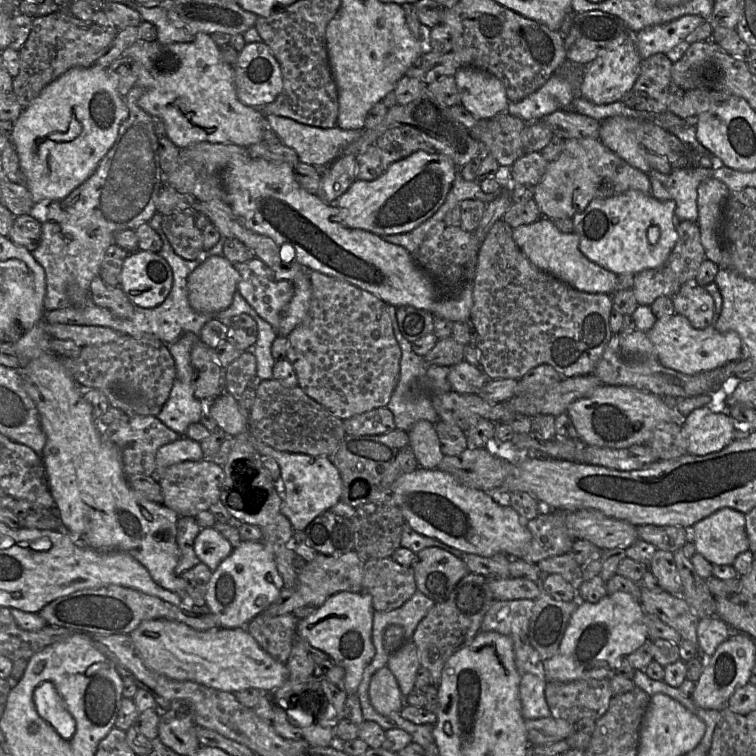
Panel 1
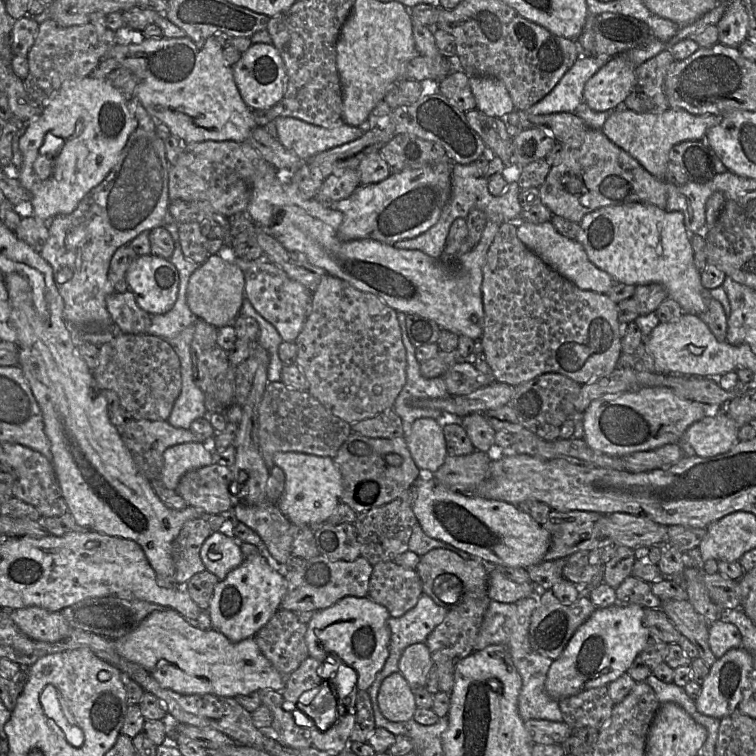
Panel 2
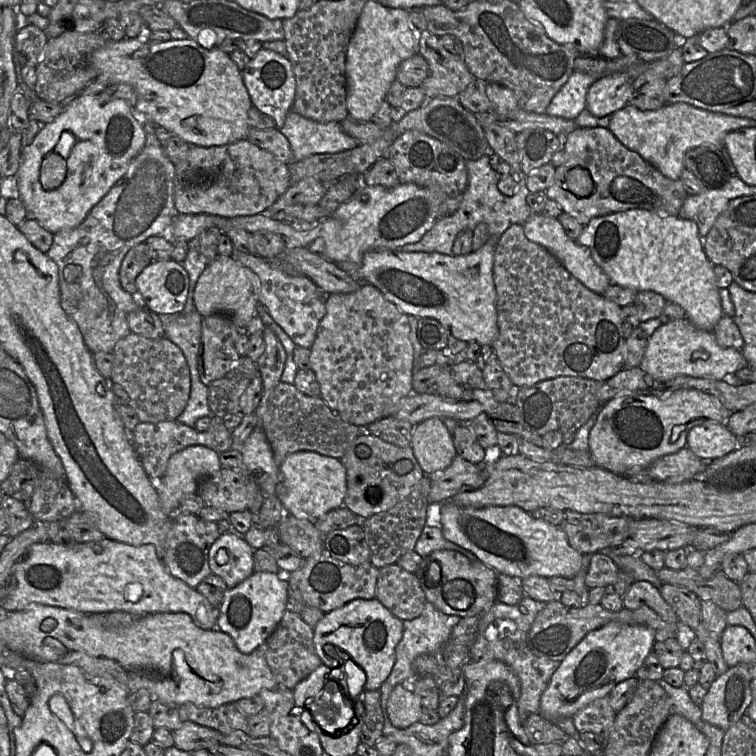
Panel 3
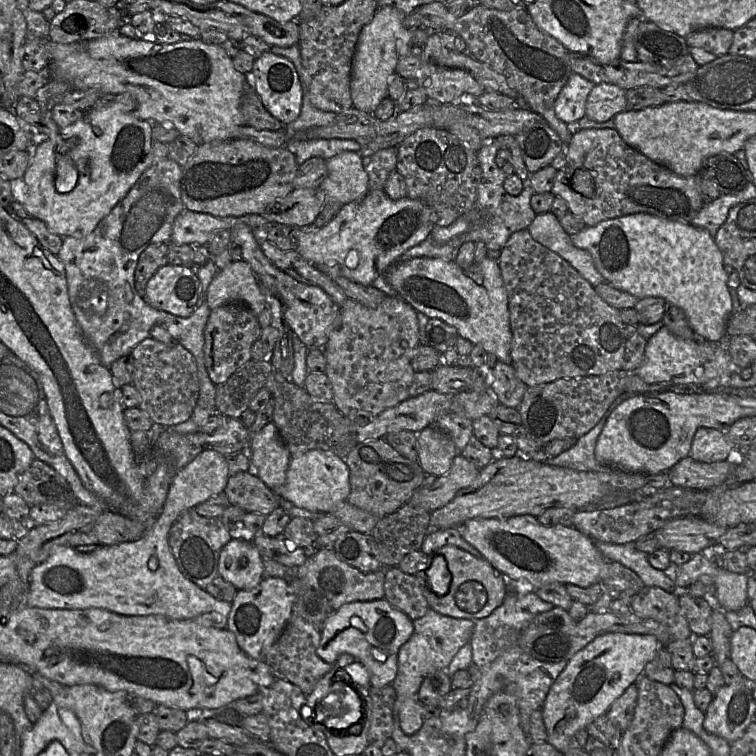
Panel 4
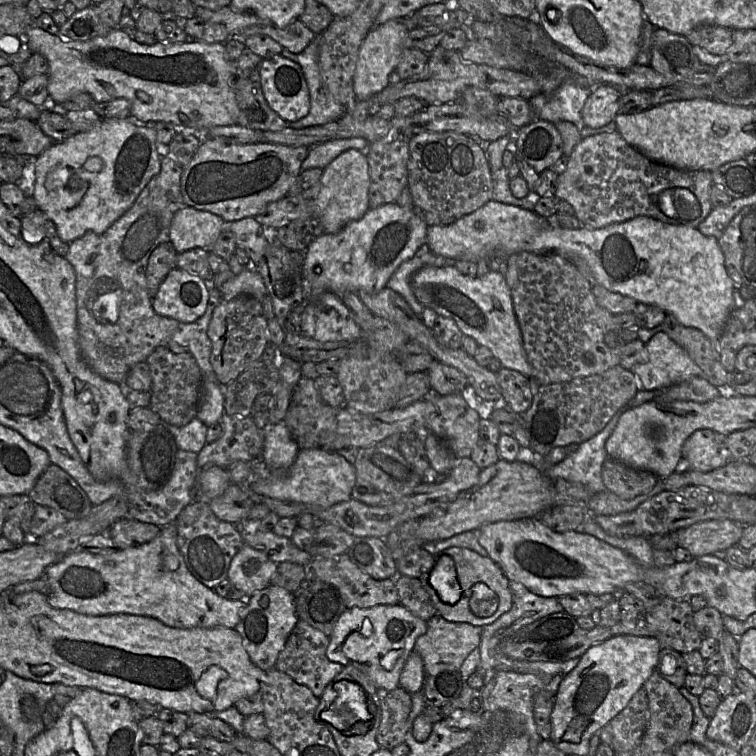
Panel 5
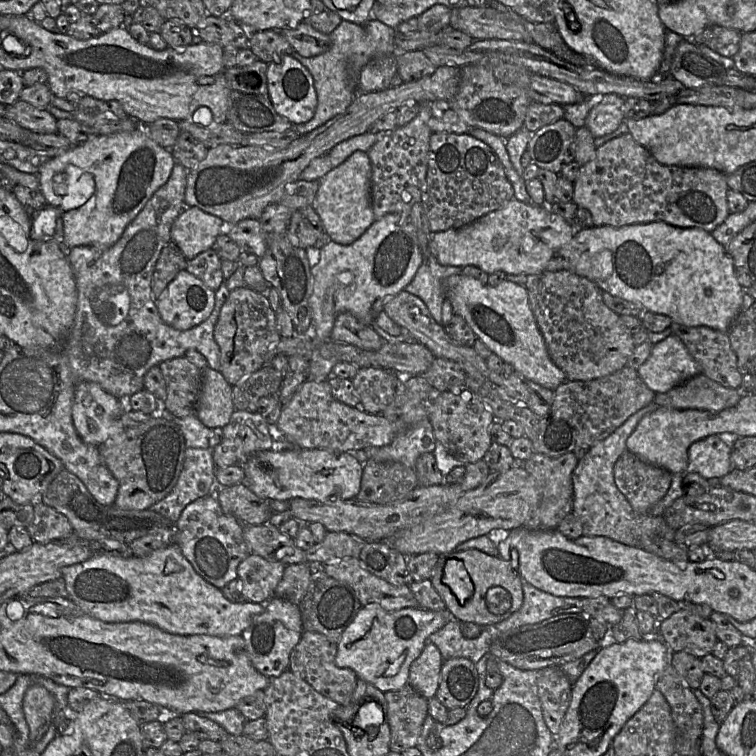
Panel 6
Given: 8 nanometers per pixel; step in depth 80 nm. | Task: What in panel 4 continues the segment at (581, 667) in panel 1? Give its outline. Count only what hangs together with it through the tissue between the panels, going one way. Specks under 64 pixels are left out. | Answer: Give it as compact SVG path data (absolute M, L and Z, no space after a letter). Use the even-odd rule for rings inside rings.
M612 632L596 637L568 660L567 666L551 686L541 707L547 729L547 742L560 752L580 748L588 738L586 727L597 717L608 712L612 703L643 675L645 666L653 660L661 644L654 635Z

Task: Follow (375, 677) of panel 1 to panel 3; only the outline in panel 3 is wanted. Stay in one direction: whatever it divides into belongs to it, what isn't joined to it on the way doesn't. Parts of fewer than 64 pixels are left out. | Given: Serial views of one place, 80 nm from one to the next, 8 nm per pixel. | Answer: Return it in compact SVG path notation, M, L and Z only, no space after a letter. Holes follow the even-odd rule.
M399 684L390 693L386 710L391 723L397 728L405 729L419 722L422 704L410 685Z

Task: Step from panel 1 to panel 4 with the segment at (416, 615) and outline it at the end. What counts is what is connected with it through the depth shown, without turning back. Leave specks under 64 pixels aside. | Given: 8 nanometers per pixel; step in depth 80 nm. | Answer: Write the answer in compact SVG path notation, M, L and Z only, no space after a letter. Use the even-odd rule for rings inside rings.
M430 608L423 617L413 621L413 626L413 634L399 649L397 675L391 684L399 702L418 700L418 691L424 678L449 667L459 650L470 642L474 621L445 616Z

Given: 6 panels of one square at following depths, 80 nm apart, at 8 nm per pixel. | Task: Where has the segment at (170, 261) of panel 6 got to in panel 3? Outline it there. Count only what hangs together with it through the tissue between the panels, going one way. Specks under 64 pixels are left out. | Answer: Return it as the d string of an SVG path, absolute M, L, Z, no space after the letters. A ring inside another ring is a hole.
M145 242L127 252L119 271L120 283L126 292L131 295L138 294L136 278L152 261L154 260L150 255L150 249Z

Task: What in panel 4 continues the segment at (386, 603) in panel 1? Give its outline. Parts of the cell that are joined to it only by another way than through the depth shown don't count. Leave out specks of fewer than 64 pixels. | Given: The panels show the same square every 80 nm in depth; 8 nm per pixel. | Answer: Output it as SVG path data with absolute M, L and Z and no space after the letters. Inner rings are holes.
M397 566L385 569L384 591L384 599L413 621L430 609L417 576L406 574Z

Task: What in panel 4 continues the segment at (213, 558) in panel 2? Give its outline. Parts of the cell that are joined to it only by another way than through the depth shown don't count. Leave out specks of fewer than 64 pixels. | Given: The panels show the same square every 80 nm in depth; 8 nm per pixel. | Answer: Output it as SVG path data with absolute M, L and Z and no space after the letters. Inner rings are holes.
M232 538L221 550L218 573L237 590L251 590L263 580L262 556L250 541Z

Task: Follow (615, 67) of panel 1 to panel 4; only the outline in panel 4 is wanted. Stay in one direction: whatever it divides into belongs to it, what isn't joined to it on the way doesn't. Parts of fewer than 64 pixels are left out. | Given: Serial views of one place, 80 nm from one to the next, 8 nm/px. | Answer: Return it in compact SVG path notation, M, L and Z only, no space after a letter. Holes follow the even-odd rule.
M595 84L586 101L586 116L596 122L606 122L626 110L626 90L610 84Z

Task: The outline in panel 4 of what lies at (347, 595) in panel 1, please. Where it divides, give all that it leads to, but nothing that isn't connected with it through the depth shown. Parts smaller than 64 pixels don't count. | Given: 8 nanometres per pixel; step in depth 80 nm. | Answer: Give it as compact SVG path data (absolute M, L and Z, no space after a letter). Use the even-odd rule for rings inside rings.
M387 600L351 602L335 610L321 628L317 655L336 666L338 657L350 654L369 672L370 686L391 685L397 675L398 652L414 631L413 620L393 607Z

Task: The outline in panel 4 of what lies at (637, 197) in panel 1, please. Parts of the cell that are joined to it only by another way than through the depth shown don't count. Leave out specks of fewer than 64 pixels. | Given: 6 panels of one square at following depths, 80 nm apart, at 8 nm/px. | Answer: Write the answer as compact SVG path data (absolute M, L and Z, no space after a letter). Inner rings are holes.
M634 213L604 220L571 235L572 243L586 250L606 283L632 294L638 299L661 297L668 304L679 307L695 333L709 342L719 342L726 334L726 324L732 314L732 299L723 255L714 237L704 228L688 222L671 221L648 213Z

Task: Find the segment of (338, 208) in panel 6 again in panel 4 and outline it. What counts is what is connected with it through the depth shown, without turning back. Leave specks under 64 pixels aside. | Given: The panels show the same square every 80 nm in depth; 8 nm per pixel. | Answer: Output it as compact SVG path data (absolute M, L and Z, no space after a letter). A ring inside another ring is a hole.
M345 151L327 160L327 176L317 189L317 199L325 203L345 205L362 199L369 191L369 178L358 152Z

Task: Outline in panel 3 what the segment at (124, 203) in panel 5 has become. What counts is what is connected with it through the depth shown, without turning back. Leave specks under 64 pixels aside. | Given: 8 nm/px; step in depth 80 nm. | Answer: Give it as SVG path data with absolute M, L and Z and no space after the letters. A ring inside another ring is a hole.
M78 94L65 105L62 113L51 123L42 125L33 141L22 149L22 164L16 175L20 199L31 218L37 220L51 233L79 226L92 208L125 175L132 160L142 151L146 135L142 124L136 119L128 104L122 99L104 101L98 95ZM72 134L75 143L70 149L67 161L67 174L57 189L46 190L40 182L40 169L43 159L58 145L64 145L65 136Z

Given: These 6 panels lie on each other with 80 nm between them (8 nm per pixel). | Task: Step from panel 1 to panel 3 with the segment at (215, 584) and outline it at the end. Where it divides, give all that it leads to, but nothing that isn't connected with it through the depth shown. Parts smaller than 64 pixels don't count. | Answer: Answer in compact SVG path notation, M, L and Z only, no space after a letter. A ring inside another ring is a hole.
M255 571L237 586L228 588L219 606L217 628L230 635L242 653L250 654L258 649L280 623L287 610L290 574Z

